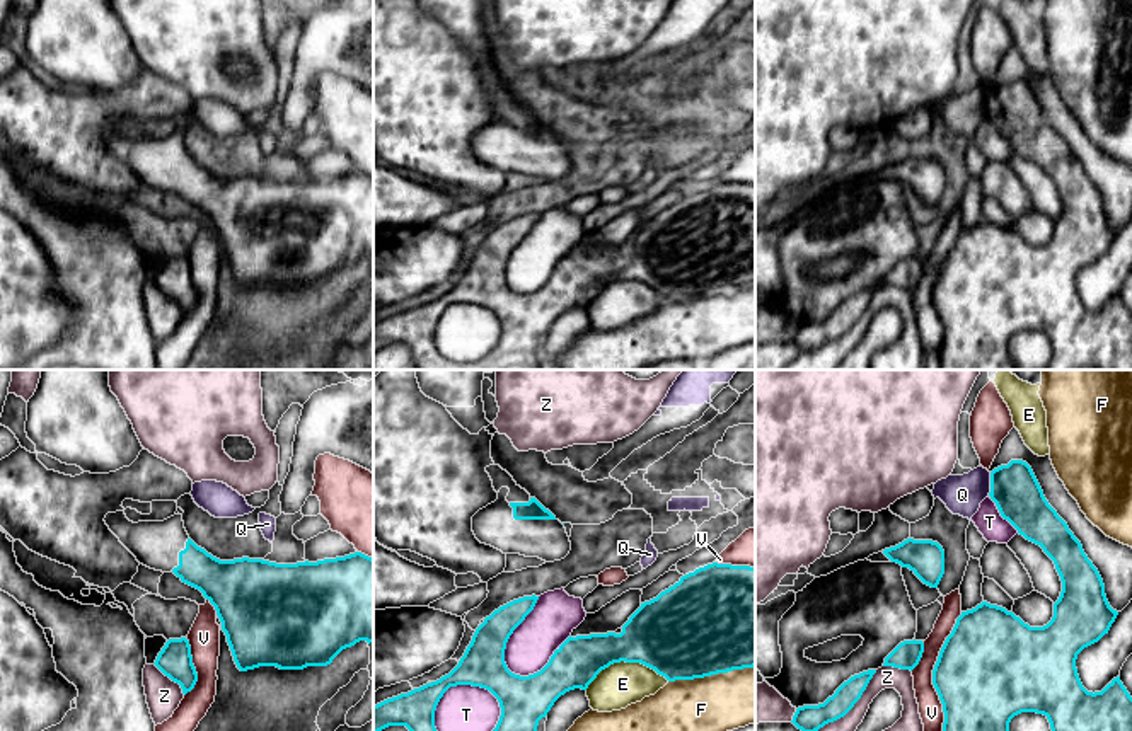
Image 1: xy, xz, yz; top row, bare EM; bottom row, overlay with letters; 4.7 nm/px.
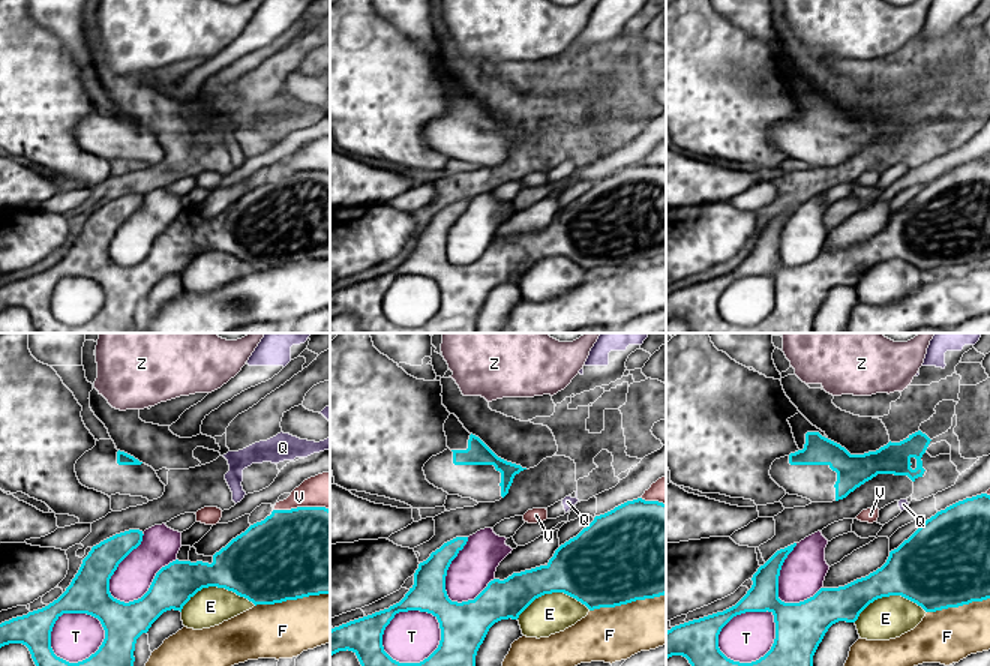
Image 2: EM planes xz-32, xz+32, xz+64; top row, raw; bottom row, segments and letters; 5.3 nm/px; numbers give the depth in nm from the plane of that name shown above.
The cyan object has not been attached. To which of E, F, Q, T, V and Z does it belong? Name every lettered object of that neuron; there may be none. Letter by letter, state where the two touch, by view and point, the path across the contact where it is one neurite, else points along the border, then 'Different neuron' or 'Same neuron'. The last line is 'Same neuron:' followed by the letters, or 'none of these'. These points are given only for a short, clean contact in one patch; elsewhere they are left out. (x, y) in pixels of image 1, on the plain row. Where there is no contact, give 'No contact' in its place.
E: Touches cyan at xz (626, 280). Different neuron
F: Touches cyan at xz (711, 292). Different neuron
Q: Touches cyan at yz (991, 103). Boundary: yz (991, 91), (991, 109), (987, 113). Different neuron
T: Touches cyan at xz (473, 363). Different neuron
V: Touches cyan at yz (933, 292). Different neuron
Z: Touches cyan at yz (846, 331). Different neuron
Same neuron: none of these

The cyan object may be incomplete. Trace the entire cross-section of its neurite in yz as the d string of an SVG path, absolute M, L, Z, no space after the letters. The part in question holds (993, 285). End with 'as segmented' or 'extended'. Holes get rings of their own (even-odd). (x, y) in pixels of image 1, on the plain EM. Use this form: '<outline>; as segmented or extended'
M1011 78L994 87L989 114L1001 135L1054 179L1062 210L1052 239L1043 245L1030 245L1013 230L987 220L962 230L933 288L944 331L939 370L1019 370L1009 356L1009 341L1021 331L1048 337L1052 358L1045 370L1132 370L1132 315L1120 295L1093 312L1083 305L1076 286L1077 273L1108 252L1118 233L1106 218L1098 187L1048 123L1026 80Z; as segmented

